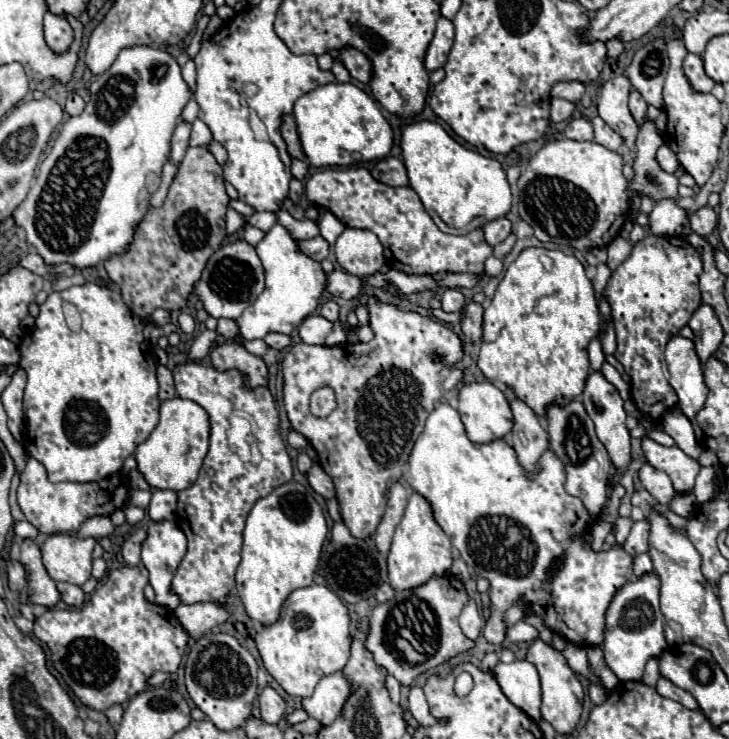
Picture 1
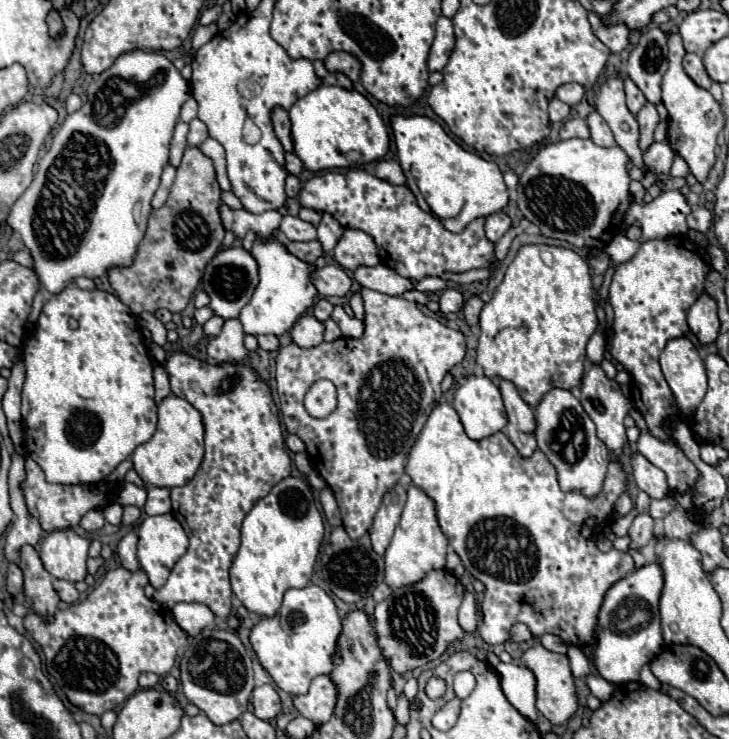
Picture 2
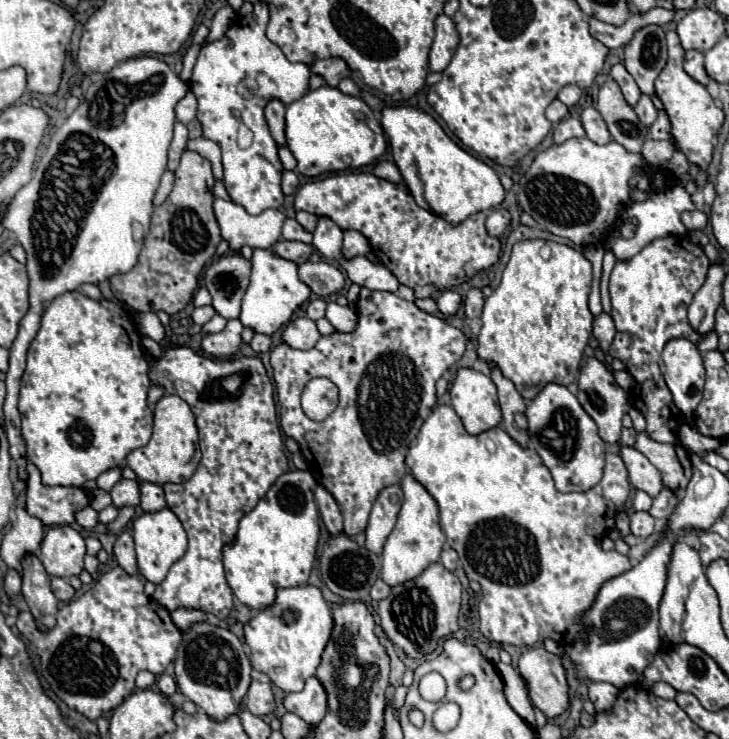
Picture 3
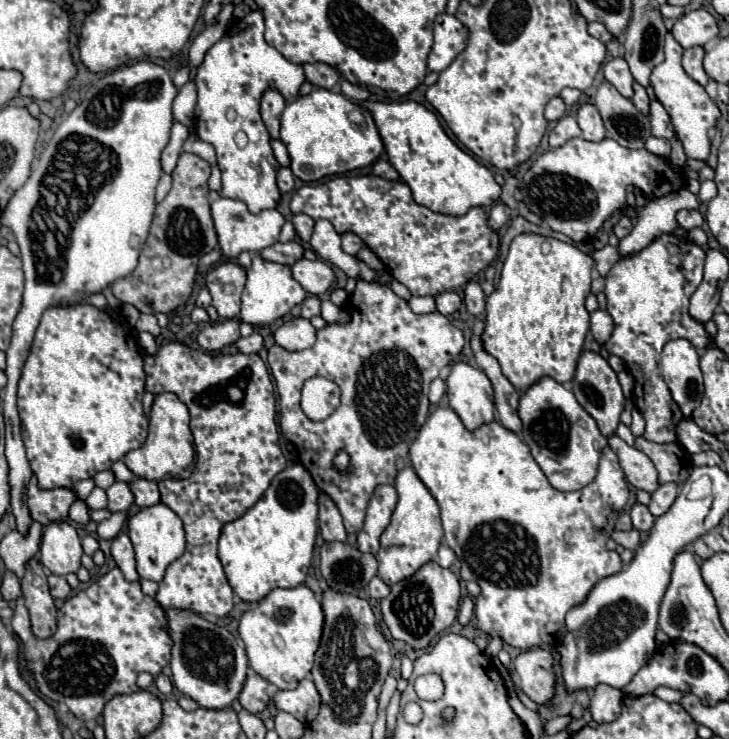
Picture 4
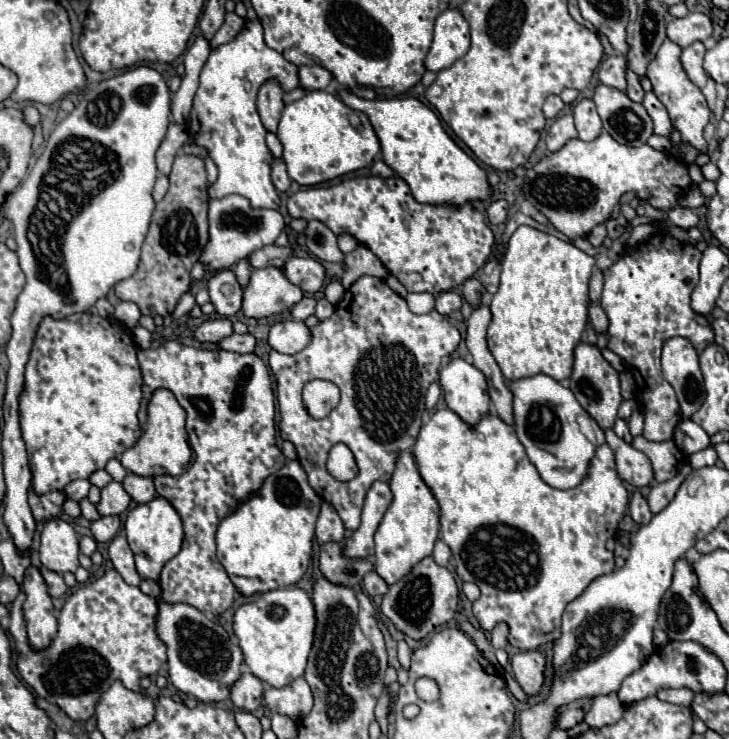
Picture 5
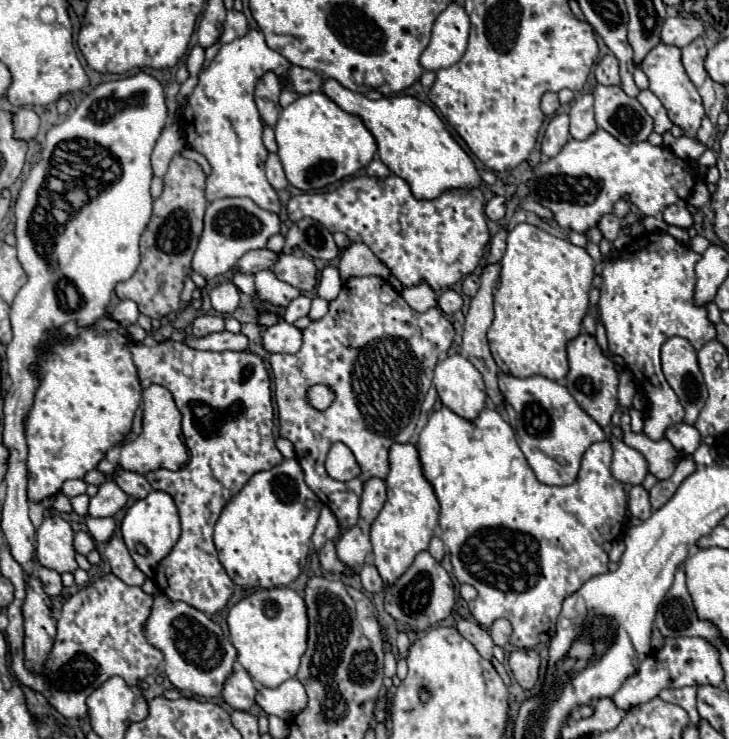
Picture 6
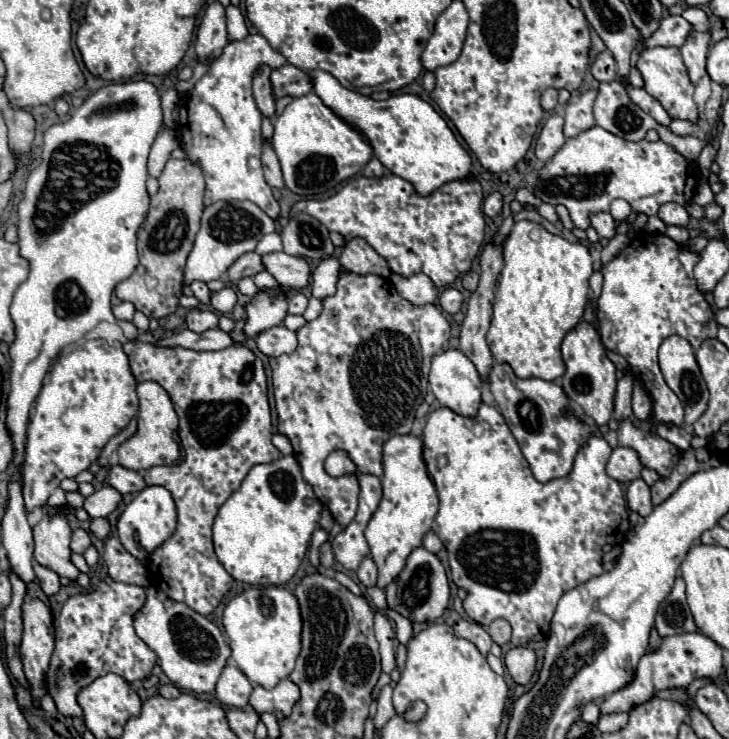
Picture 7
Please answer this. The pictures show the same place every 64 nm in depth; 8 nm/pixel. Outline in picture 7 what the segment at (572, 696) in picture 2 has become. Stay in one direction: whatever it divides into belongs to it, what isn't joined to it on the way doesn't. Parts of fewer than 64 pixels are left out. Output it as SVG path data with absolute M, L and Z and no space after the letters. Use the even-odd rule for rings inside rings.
M524 646L510 648L504 654L504 664L516 684L528 684L536 668L536 654L532 648L524 648Z

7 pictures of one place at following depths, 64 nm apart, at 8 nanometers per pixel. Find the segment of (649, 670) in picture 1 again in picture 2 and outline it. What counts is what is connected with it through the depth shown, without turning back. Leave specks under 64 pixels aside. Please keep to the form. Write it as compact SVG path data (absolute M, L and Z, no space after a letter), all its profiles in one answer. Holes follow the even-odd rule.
M642 668L640 670L640 682L644 684L644 686L648 686L648 688L652 688L652 690L662 690L662 684L660 684L660 680L656 680L656 676L652 676L652 672L650 670L646 670L646 668Z

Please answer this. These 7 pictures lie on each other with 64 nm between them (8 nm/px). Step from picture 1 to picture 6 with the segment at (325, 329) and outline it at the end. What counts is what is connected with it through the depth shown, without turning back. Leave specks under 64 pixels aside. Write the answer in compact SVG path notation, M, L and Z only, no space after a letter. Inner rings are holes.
M280 320L278 324L266 328L266 334L262 334L262 346L270 354L276 354L276 352L282 352L282 354L298 352L300 344L302 344L300 332L302 330L298 330L292 324Z

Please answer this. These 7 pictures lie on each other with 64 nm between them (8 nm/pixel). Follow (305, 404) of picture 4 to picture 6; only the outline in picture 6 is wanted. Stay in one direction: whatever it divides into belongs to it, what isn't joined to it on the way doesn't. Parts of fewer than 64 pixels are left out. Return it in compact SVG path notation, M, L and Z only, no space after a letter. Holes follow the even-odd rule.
M316 386L316 388L310 388L308 390L308 400L314 408L328 408L328 404L332 404L332 390L330 388L324 388L324 386Z

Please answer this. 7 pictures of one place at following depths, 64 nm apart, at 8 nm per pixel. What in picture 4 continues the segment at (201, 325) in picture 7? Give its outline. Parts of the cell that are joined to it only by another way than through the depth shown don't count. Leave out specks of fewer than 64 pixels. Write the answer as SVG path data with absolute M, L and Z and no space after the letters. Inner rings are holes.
M220 320L218 324L206 324L200 334L198 334L198 344L204 350L222 350L224 346L230 346L236 338L240 336L238 332L238 320Z

